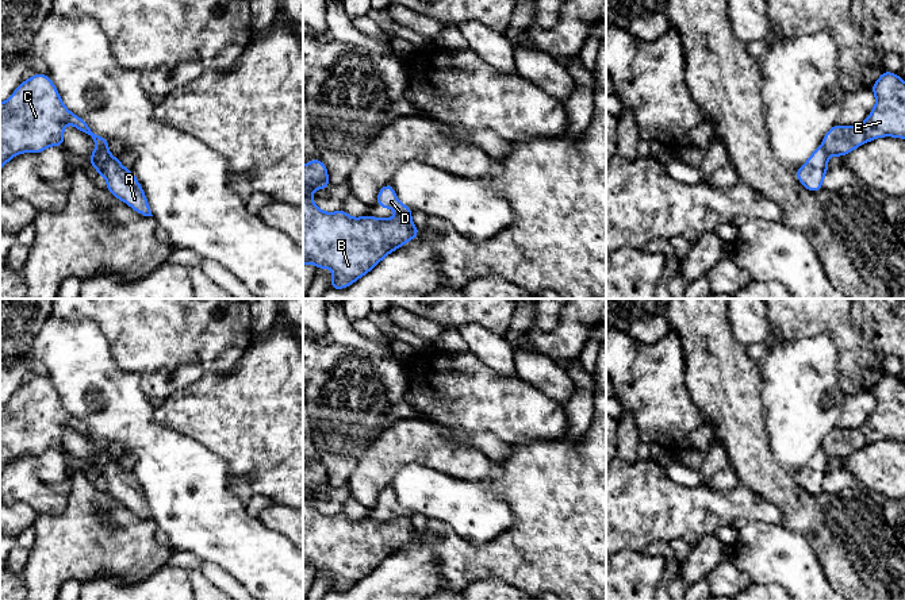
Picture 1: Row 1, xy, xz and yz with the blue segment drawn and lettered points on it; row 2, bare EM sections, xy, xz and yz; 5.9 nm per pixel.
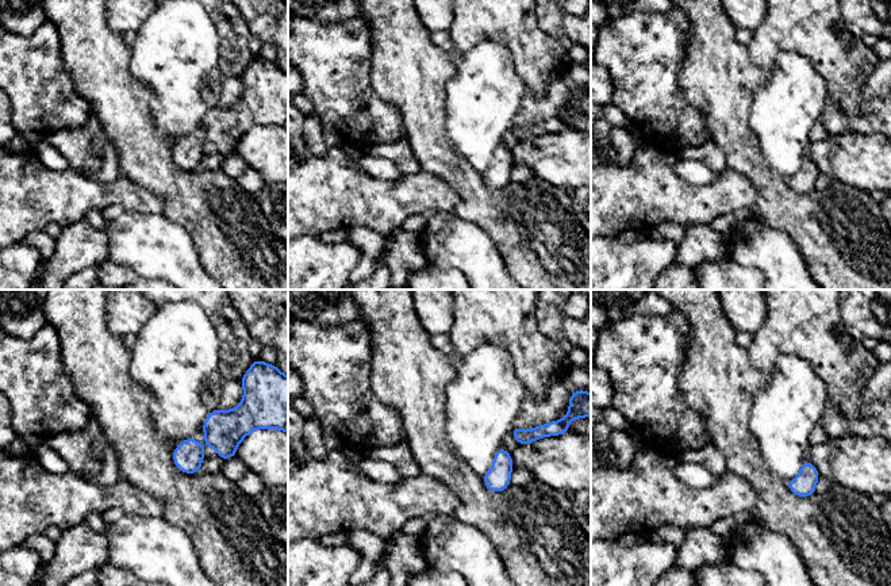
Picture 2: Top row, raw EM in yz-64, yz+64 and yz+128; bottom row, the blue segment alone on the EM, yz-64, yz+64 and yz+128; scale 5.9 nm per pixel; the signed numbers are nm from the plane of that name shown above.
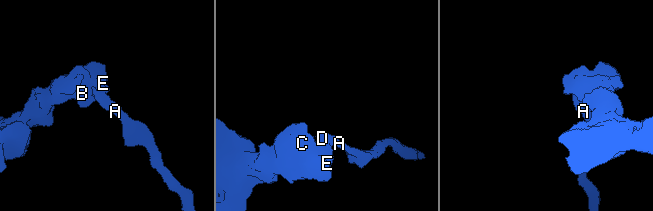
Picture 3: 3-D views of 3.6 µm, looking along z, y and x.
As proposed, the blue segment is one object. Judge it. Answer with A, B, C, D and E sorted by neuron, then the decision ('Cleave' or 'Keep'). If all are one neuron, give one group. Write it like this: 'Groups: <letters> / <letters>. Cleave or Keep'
Groups: A D / B C E. Cleave

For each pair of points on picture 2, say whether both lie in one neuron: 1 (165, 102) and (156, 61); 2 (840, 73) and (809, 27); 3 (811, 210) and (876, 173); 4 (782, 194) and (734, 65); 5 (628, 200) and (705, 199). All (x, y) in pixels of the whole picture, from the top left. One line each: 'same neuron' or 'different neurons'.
1: same neuron
2: same neuron
3: different neurons
4: same neuron
5: same neuron

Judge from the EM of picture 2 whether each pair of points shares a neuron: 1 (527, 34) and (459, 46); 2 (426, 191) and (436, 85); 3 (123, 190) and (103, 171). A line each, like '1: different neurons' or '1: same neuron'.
1: same neuron
2: different neurons
3: different neurons

